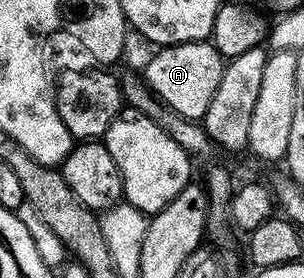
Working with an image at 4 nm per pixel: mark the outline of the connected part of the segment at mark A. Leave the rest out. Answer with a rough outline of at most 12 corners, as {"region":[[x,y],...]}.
{"region":[[211,41],[160,46],[147,88],[202,120],[225,58]]}

